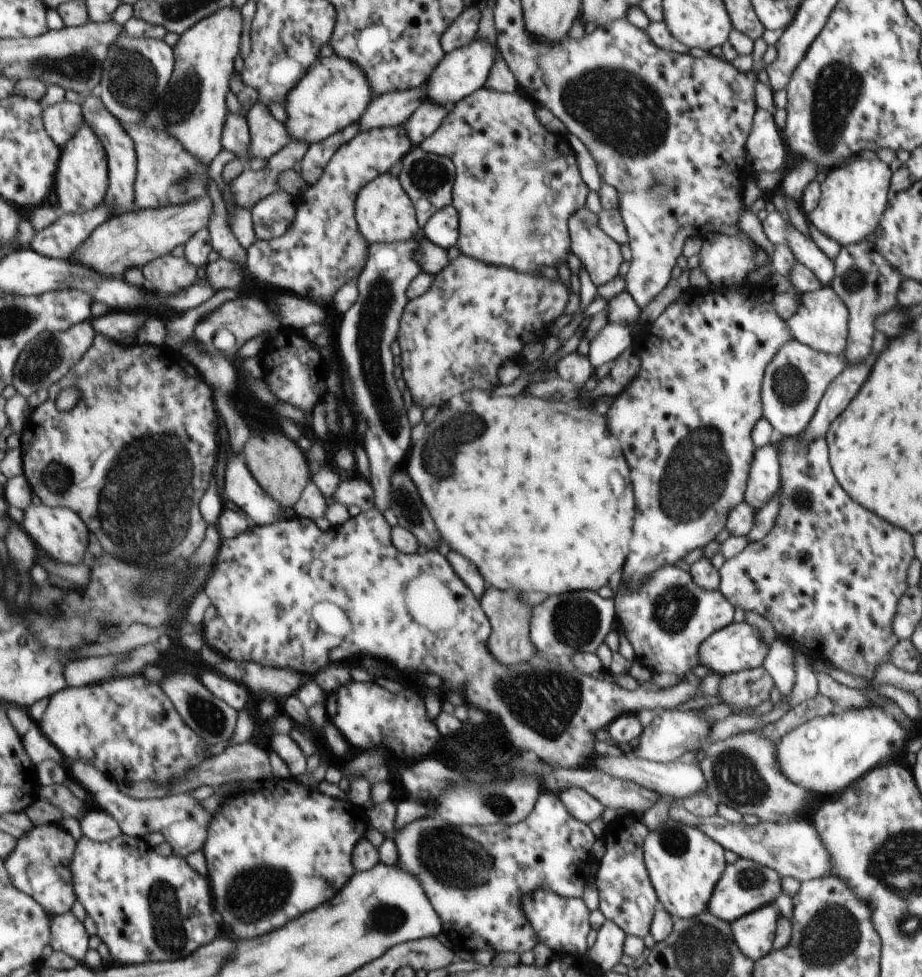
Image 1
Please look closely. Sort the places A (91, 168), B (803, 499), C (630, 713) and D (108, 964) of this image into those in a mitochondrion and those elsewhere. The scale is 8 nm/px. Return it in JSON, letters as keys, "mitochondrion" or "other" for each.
{"A":"other","B":"mitochondrion","C":"other","D":"other"}

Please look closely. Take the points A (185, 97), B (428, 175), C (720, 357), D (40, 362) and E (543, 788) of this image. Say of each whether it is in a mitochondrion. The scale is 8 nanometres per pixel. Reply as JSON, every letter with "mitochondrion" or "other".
{"A":"mitochondrion","B":"mitochondrion","C":"other","D":"mitochondrion","E":"other"}

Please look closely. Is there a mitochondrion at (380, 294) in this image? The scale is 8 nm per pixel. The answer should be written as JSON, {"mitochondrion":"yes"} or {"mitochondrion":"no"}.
{"mitochondrion":"yes"}

